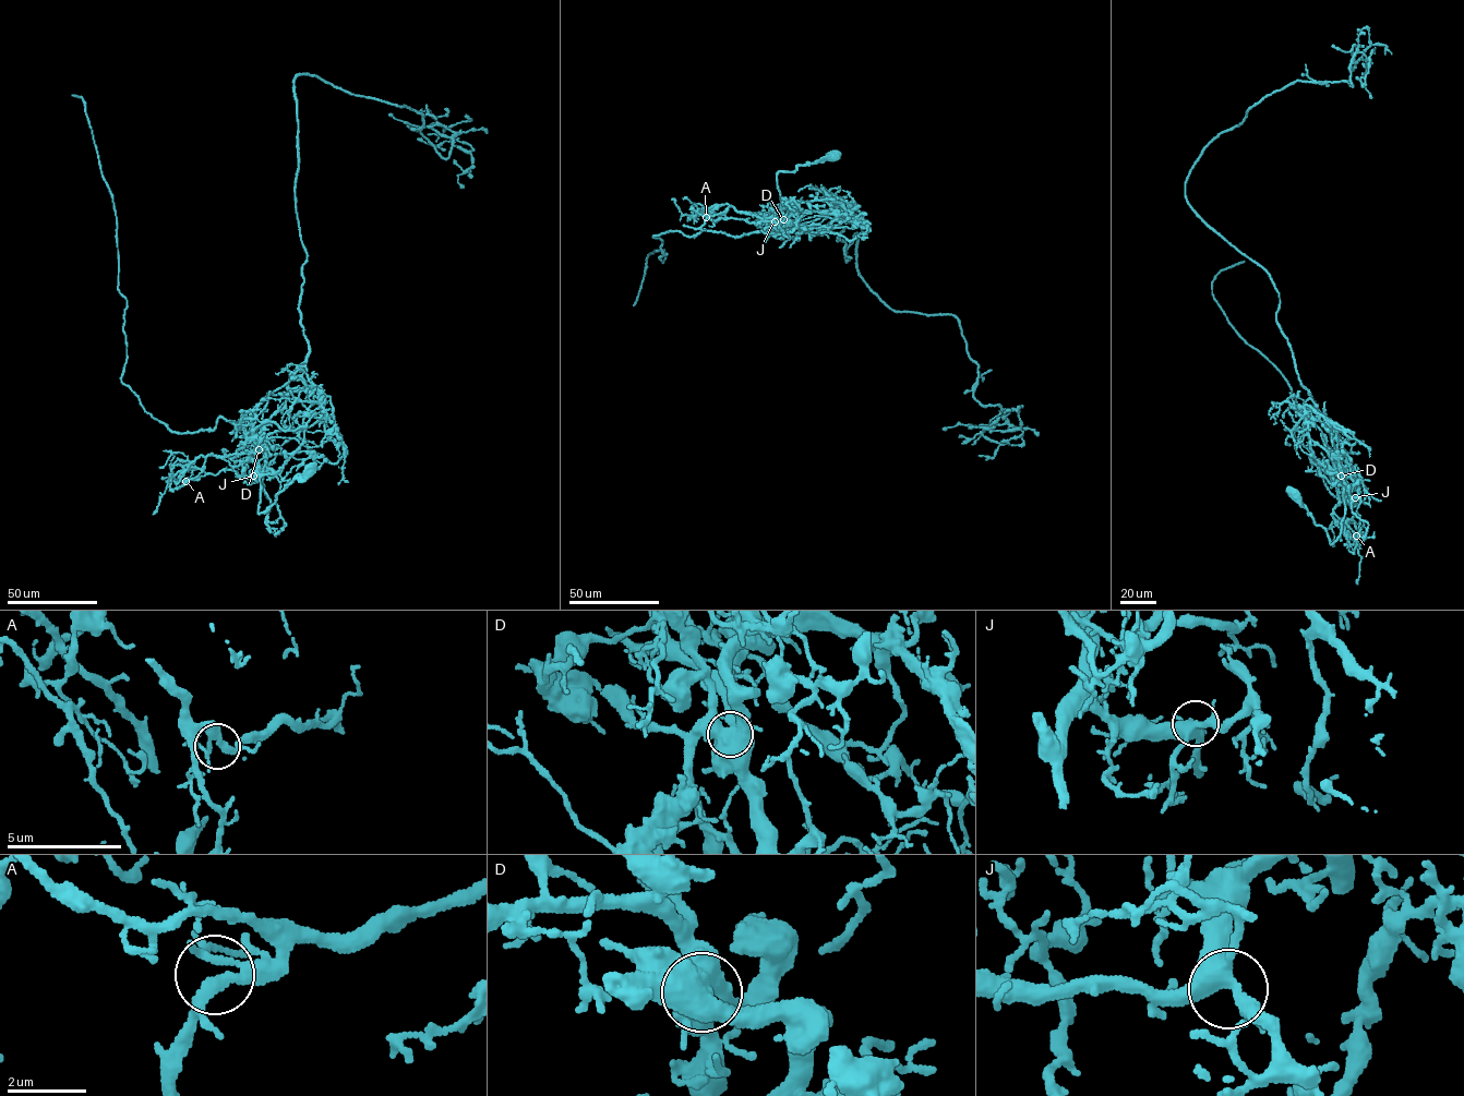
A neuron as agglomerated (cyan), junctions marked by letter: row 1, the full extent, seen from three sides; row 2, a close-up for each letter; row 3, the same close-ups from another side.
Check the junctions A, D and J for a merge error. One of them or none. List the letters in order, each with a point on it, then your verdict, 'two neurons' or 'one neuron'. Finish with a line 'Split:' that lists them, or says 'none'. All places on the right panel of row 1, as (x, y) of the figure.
A: place (1356, 536); one neuron
D: place (1341, 476); two neurons
J: place (1355, 497); one neuron
Split: D

